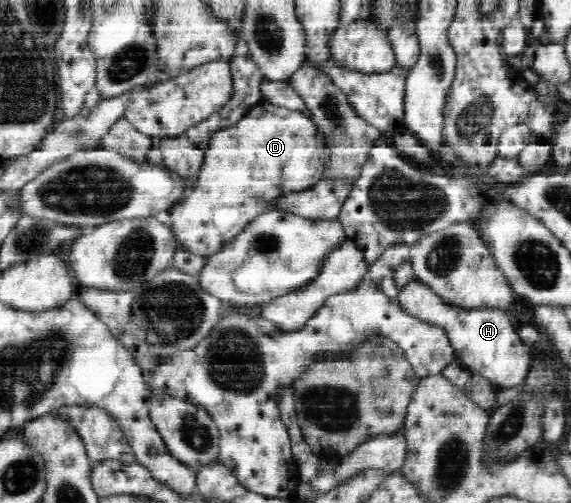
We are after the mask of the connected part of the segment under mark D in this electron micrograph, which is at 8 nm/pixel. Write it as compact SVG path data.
M265 99L257 102L235 124L215 132L204 151L204 163L194 188L168 215L170 230L185 251L195 255L213 255L263 212L276 209L276 201L291 192L304 192L321 181L328 167L328 147L308 111L290 110Z

